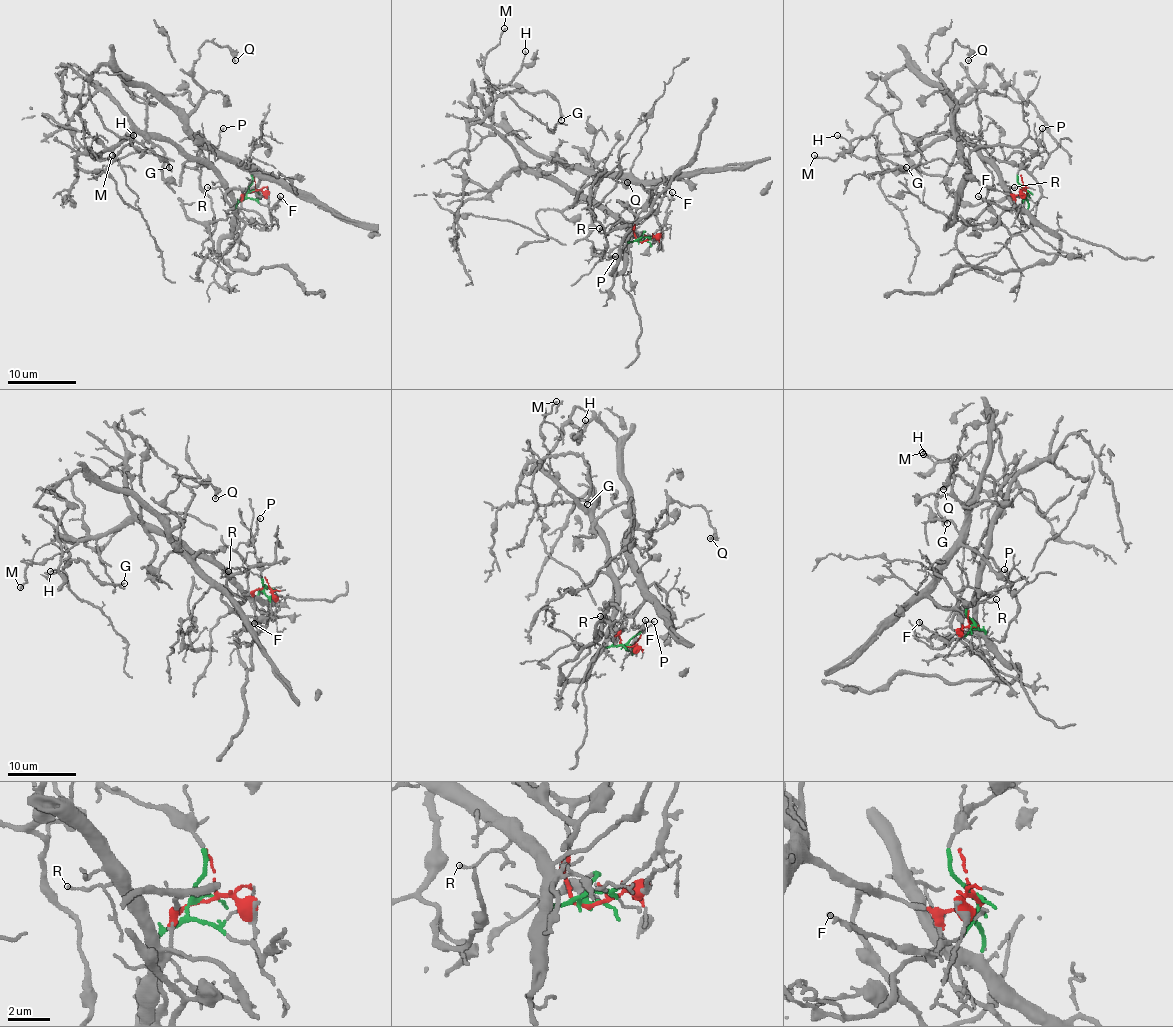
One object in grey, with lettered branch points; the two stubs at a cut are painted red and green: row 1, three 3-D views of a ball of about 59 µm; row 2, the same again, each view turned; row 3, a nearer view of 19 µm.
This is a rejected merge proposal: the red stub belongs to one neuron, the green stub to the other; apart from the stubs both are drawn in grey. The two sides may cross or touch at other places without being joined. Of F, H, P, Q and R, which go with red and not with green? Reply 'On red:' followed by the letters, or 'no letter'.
On red: H, Q

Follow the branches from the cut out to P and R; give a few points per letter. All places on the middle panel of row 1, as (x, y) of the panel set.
P: (641, 241), (643, 231), (624, 240), (609, 255), (609, 259), (616, 257)
R: (641, 241), (628, 241), (628, 231), (617, 221), (609, 223), (602, 230), (599, 228)

